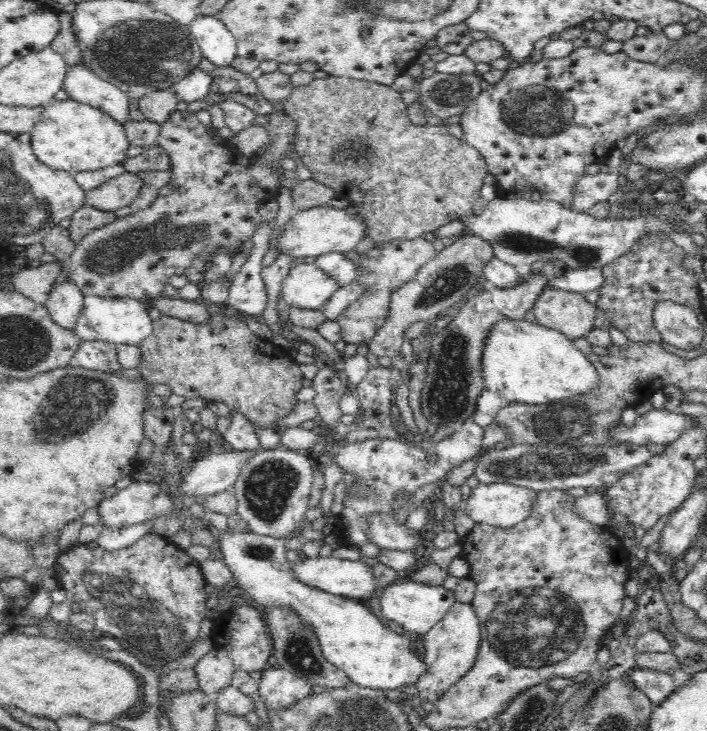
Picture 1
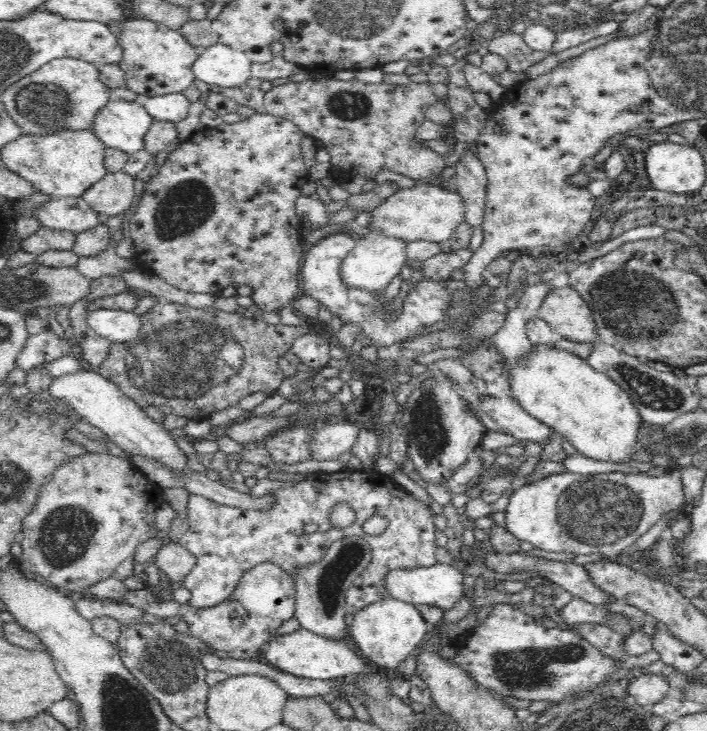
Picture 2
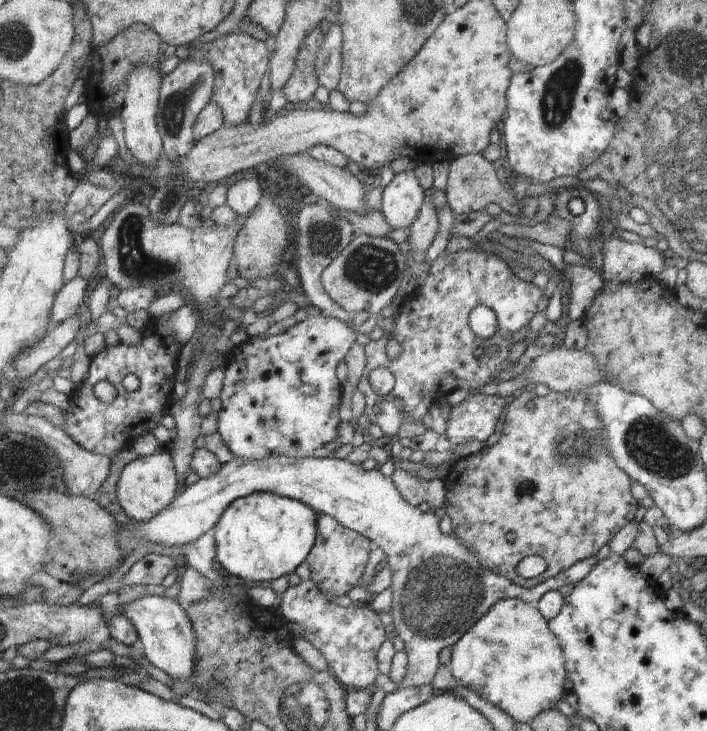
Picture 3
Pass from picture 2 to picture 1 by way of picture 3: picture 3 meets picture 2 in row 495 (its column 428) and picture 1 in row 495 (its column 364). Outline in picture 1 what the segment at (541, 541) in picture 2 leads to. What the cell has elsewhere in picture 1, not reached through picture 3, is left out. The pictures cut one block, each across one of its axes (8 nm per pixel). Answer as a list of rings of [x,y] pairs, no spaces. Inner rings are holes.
[[[480,483],[467,498],[467,514],[475,523],[510,528],[526,520],[537,492],[506,483]]]

